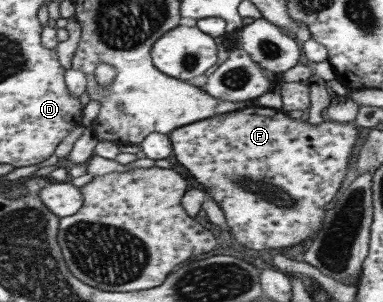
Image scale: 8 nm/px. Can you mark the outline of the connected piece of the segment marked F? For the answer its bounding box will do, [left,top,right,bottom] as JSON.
[168,104,362,251]

